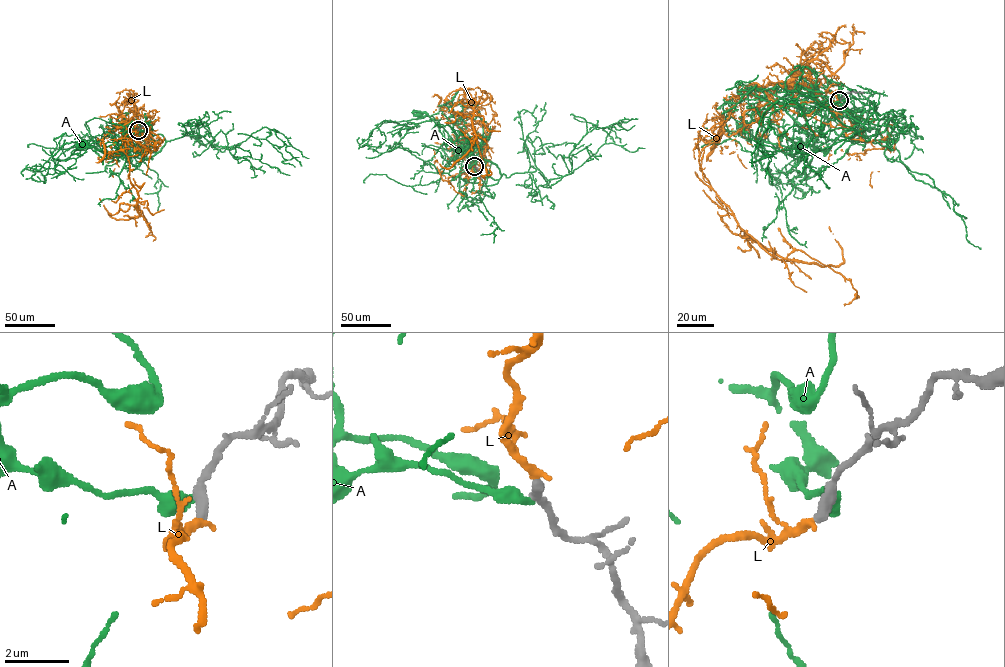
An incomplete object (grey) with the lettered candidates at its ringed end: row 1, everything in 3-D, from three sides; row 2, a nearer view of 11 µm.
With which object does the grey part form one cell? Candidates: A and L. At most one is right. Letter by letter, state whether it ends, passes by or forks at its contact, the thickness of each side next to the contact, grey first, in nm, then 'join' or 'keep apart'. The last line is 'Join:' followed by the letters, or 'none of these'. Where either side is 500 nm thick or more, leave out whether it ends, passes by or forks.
A: it ends | 420/380 nm | keep apart
L: it ends | 360/260 nm | join
Join: L

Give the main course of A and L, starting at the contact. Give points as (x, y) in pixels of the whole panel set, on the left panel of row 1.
A: (139, 129), (132, 128), (129, 136), (142, 131), (165, 140), (146, 159), (114, 157), (83, 144)
L: (139, 130), (123, 120), (102, 143), (106, 152), (127, 156), (139, 215), (116, 219), (99, 198)

